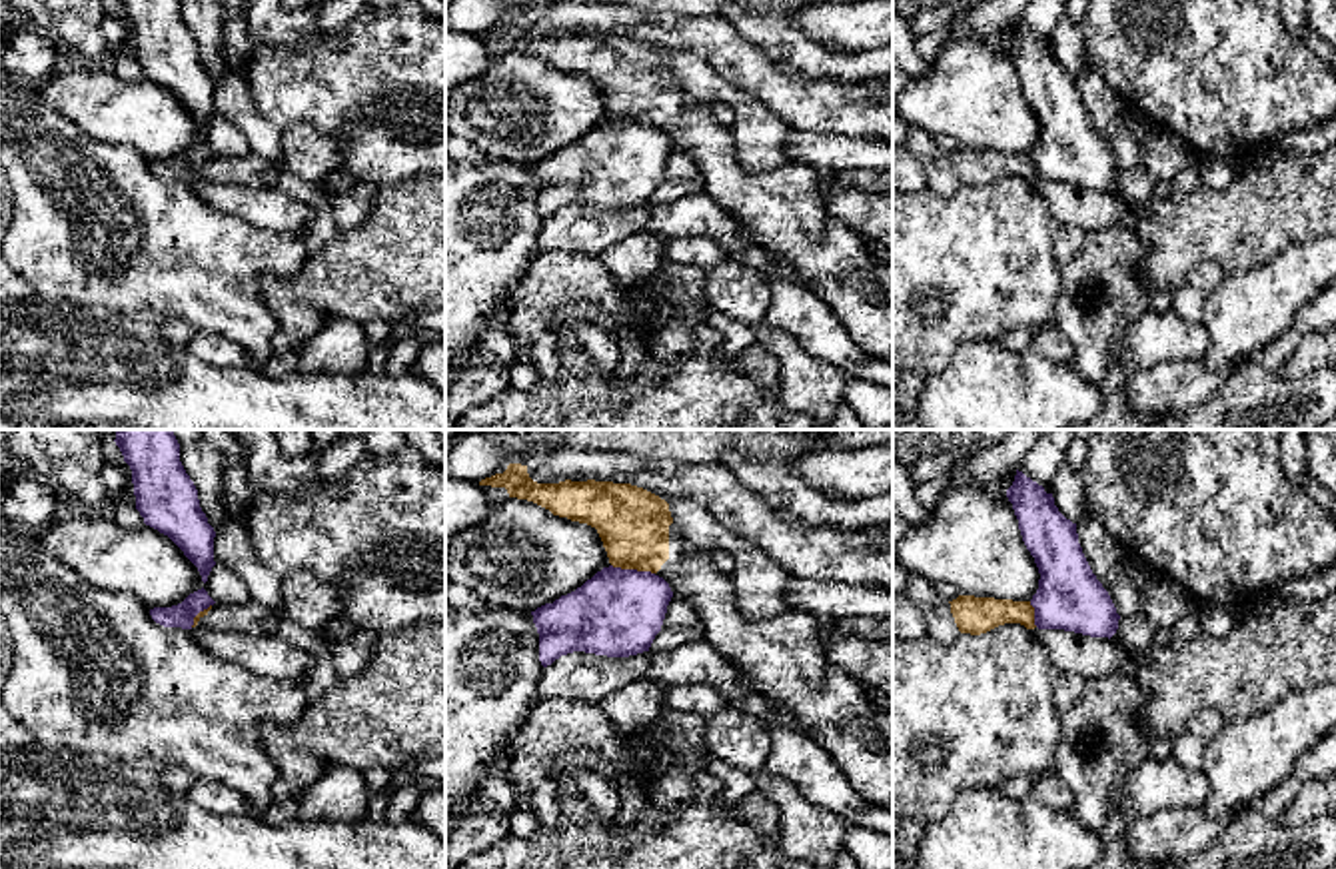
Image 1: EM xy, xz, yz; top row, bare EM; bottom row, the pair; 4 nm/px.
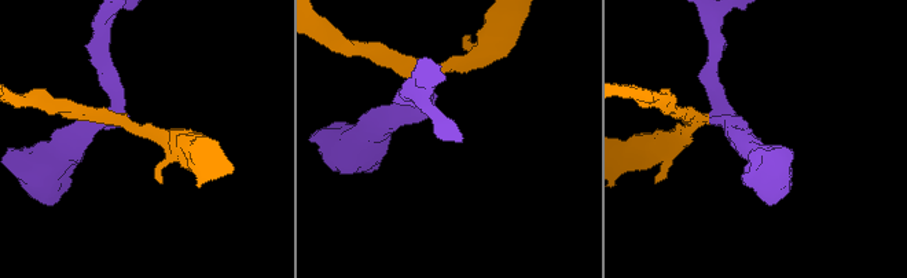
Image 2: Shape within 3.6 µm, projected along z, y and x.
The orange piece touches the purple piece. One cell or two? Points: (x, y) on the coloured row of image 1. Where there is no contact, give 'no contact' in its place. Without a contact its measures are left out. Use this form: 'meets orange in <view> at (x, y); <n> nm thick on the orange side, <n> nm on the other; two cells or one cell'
meets orange in xz at (634, 568); 280 nm thick on the orange side, 360 nm on the other; two cells

